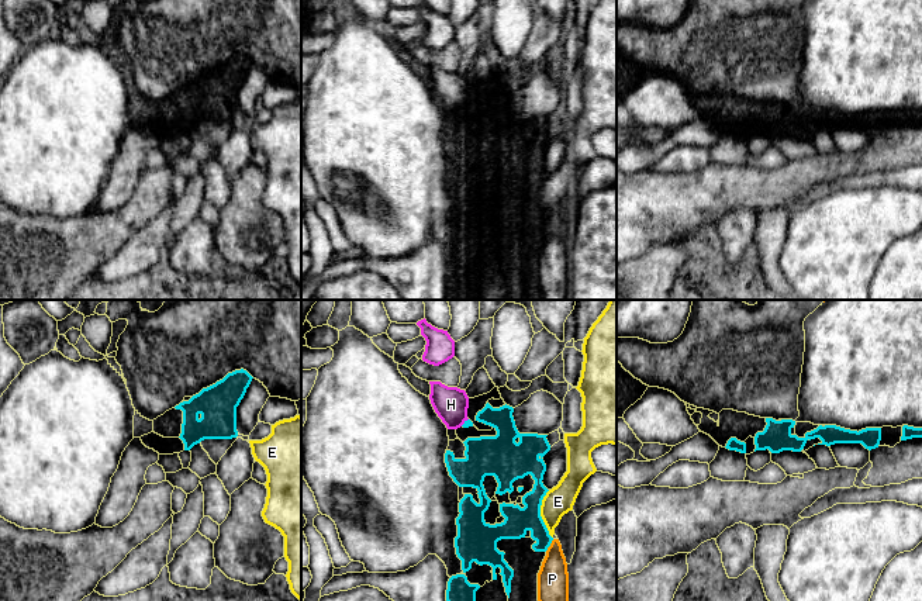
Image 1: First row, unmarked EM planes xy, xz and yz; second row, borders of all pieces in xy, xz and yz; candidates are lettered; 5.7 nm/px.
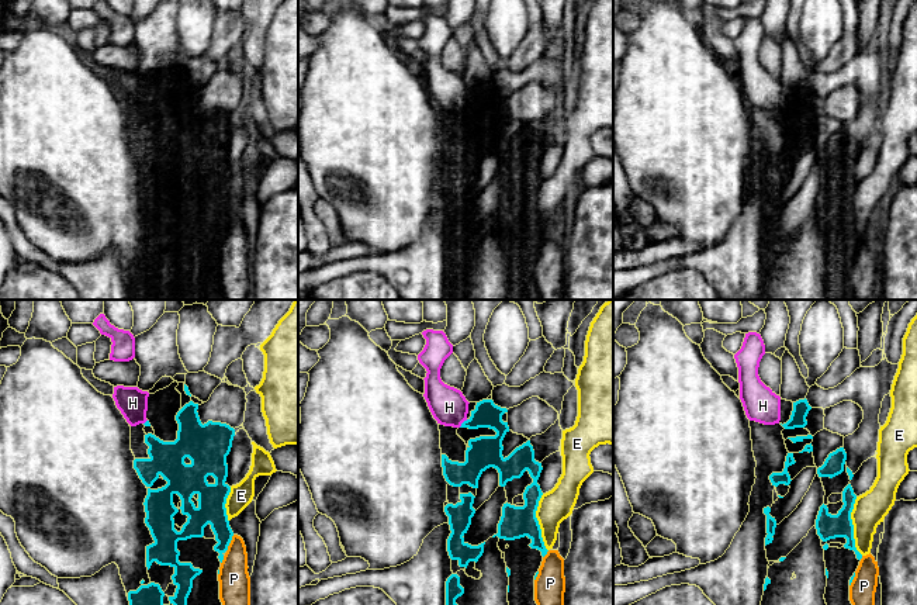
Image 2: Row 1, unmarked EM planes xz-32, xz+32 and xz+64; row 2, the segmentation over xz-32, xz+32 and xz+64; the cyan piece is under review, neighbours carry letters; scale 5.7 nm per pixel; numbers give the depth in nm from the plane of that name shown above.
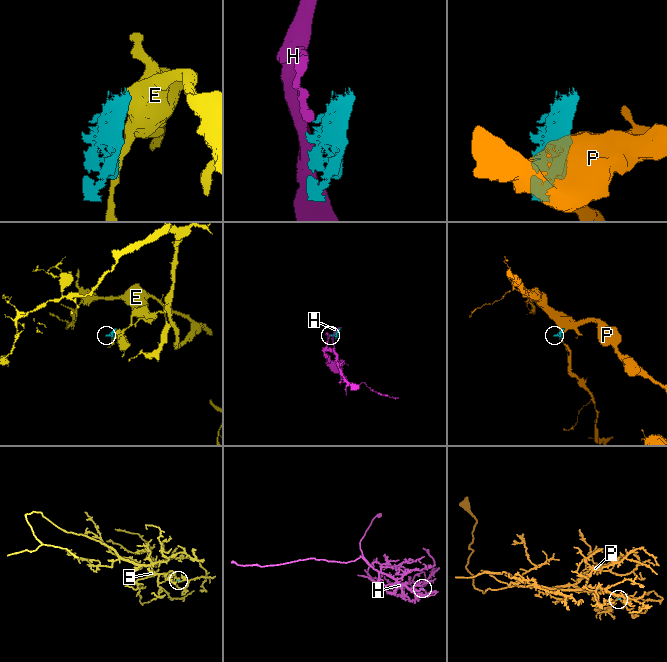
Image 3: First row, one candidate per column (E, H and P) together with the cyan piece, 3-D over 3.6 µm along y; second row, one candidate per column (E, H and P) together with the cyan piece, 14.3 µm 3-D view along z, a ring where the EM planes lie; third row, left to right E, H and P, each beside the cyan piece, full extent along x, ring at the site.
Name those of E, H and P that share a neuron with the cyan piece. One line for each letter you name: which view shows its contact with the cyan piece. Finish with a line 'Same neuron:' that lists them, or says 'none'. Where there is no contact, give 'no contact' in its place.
Same neuron: none

